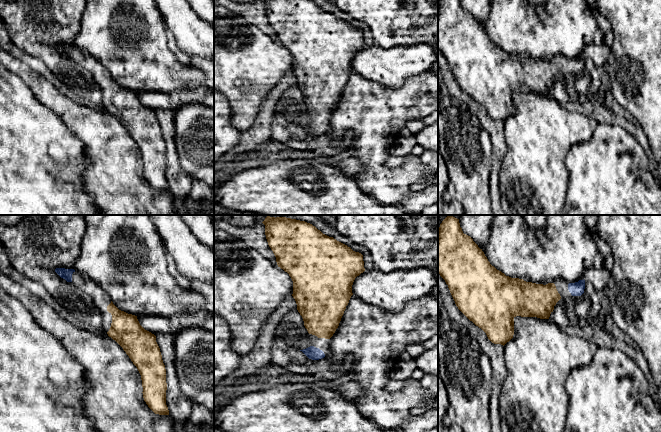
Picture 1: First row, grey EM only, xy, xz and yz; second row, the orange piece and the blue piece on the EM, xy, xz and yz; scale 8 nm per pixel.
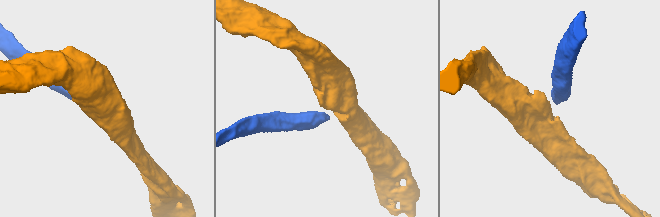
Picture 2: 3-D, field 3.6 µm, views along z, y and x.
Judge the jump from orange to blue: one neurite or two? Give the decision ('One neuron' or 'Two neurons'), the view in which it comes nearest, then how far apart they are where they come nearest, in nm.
One neuron. Closest in xz. Distance 80 nm

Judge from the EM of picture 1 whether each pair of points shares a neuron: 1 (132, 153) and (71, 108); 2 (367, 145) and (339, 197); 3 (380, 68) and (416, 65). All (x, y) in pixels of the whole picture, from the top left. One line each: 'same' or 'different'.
1: same
2: different
3: same

